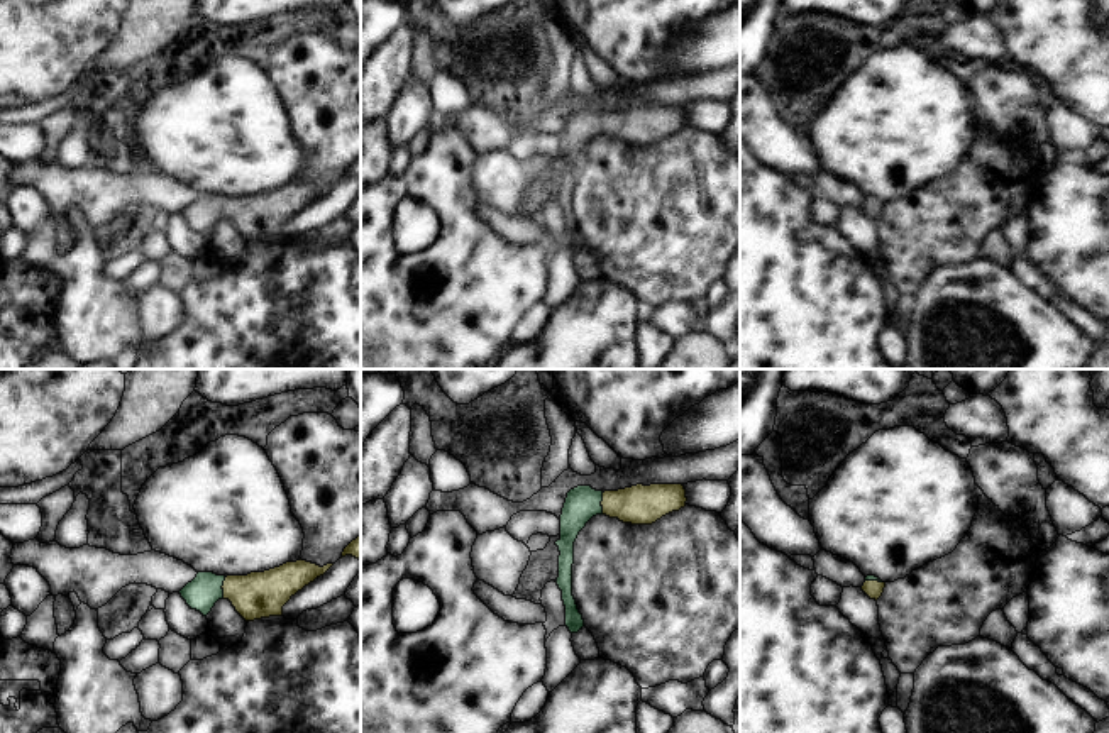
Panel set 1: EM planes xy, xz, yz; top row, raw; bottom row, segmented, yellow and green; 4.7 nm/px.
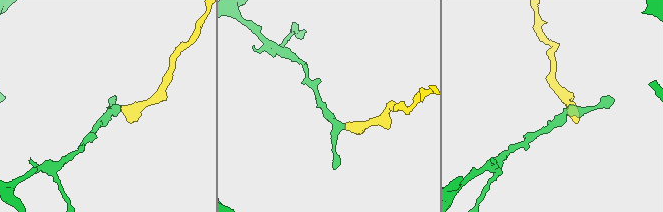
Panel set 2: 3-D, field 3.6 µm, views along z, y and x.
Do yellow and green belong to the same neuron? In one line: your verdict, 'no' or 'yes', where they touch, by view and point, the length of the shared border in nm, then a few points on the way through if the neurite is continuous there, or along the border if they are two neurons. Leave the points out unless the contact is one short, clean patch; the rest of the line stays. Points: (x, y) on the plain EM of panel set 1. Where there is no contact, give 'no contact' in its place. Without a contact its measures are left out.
yes; contact xz (601, 124); length 100 nm; way xz (639, 126), (601, 124), (583, 124)

